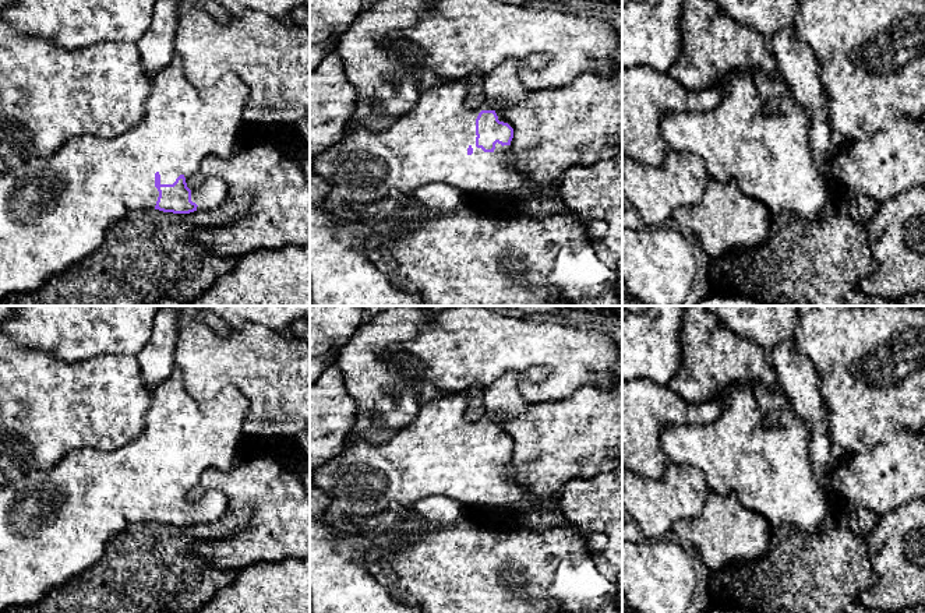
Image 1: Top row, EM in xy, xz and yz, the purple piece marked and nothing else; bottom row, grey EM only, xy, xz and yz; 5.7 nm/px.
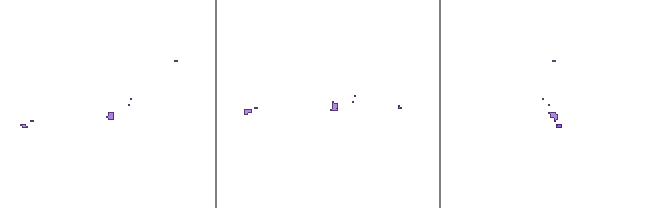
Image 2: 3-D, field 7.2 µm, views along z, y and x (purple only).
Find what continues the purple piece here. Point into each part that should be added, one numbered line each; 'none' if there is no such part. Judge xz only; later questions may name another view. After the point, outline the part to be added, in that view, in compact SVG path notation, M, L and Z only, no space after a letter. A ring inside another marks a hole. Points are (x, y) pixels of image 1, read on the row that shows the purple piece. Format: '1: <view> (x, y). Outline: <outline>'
1: xz (427, 145). Outline: M513 60L499 63L483 80L484 102L477 109L466 106L466 78L441 78L420 94L414 109L381 131L357 128L336 144L315 154L313 173L329 183L326 207L347 212L353 204L364 205L398 195L412 197L426 184L444 183L463 195L488 194L494 198L523 194L530 189L529 173L511 169L504 158L511 145L495 144L492 152L476 147L476 119L481 110L494 110L499 121L512 124L498 108L499 102L520 102L530 91L523 82L523 67Z

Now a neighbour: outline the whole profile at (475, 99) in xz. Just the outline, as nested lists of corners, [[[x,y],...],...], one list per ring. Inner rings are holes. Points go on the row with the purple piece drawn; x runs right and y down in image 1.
[[[473,71],[466,77],[469,82],[469,95],[466,98],[466,106],[470,109],[477,109],[484,102],[484,91],[483,91],[484,77],[486,74],[479,71]]]

